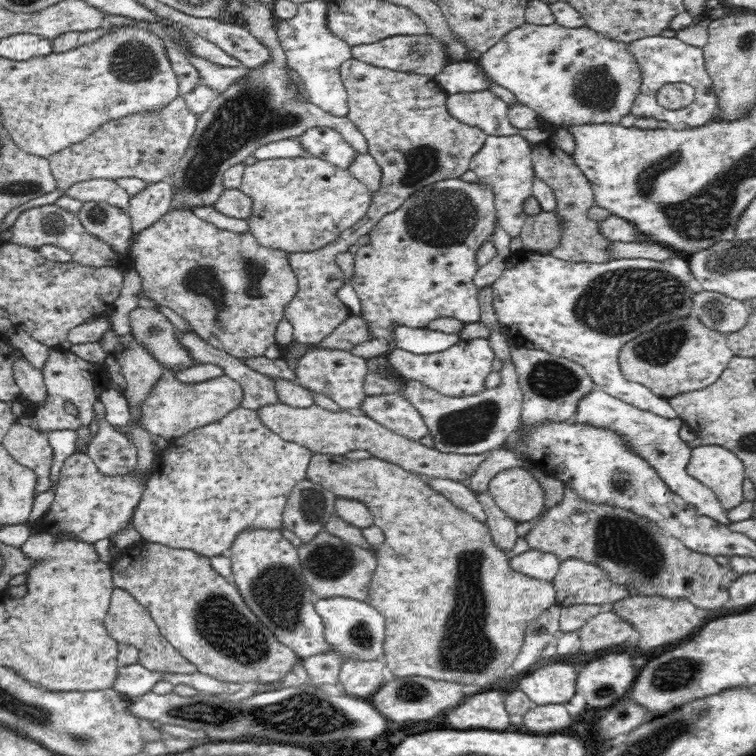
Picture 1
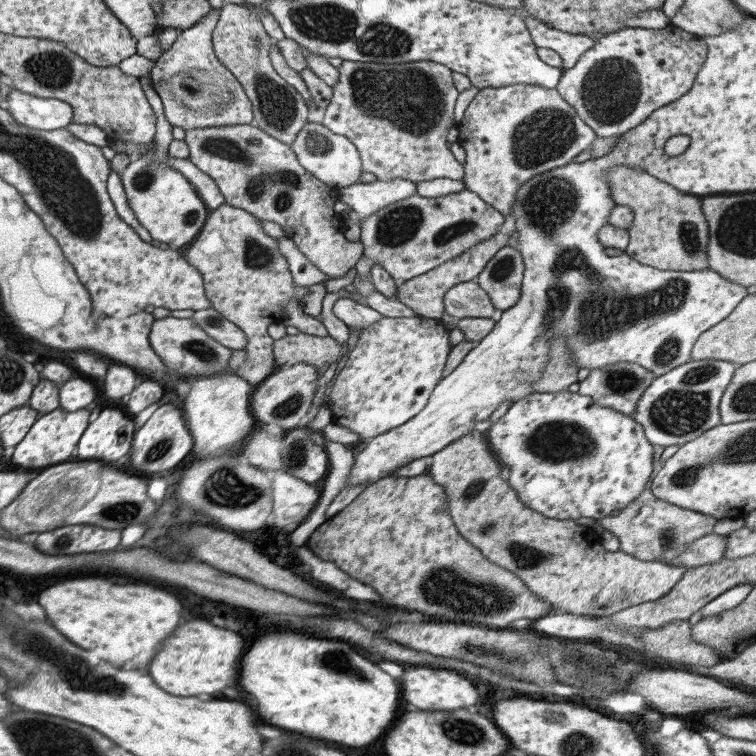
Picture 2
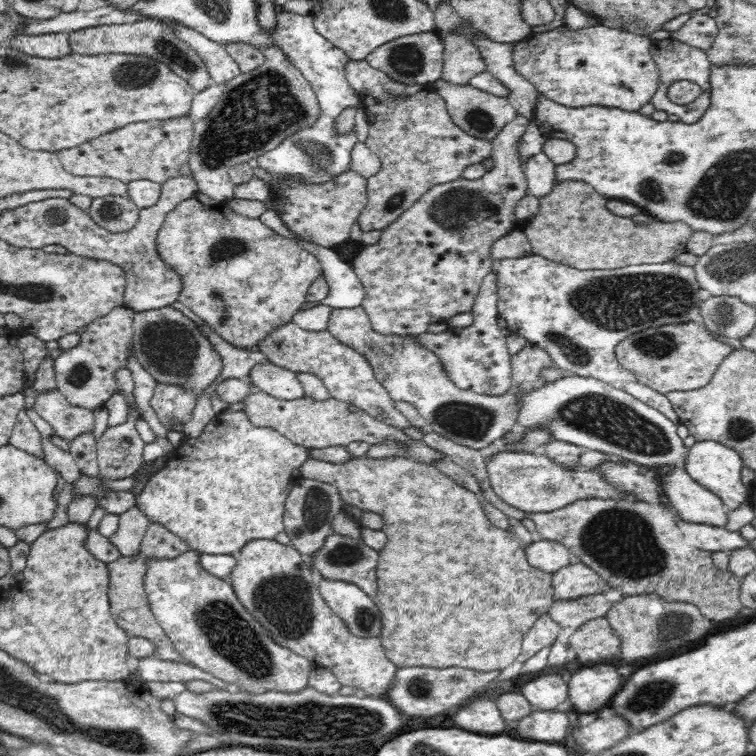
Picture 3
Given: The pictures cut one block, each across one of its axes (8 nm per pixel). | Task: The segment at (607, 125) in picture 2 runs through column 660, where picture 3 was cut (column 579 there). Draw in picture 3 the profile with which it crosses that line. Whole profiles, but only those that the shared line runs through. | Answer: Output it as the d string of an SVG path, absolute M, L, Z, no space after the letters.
M564 24L550 32L532 33L525 40L516 43L513 62L515 62L515 69L522 76L527 76L537 92L554 102L572 108L593 104L634 112L651 102L659 85L660 71L652 56L652 48L654 48L654 41L650 37L640 36L620 28L608 28L597 24L576 30Z

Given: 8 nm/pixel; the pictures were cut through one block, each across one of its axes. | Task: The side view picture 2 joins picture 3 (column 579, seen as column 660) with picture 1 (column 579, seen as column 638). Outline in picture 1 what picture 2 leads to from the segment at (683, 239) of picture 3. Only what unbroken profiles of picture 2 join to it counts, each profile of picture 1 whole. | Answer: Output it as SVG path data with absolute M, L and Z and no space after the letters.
M548 138L545 141L532 144L531 157L535 176L546 182L546 184L550 186L550 189L552 189L553 193L555 194L557 204L552 213L556 213L556 215L558 215L558 219L560 219L560 222L558 223L560 223L560 227L562 227L560 242L558 242L558 244L556 244L552 250L548 250L548 255L568 262L605 263L610 262L612 259L617 259L612 257L611 253L609 252L610 246L616 240L612 240L603 234L601 231L601 221L596 220L589 215L589 210L593 206L597 205L595 194L593 193L591 183L584 176L584 173L574 162L574 159L571 157L571 155L565 153L563 150L560 150L560 147L550 138Z

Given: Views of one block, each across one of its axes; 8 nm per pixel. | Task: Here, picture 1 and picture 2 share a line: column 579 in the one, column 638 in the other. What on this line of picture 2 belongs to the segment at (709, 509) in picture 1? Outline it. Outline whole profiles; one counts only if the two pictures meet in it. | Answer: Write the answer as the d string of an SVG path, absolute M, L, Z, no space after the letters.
M719 359L689 360L654 377L638 399L632 420L643 429L653 447L682 445L720 424L718 405L739 364Z

